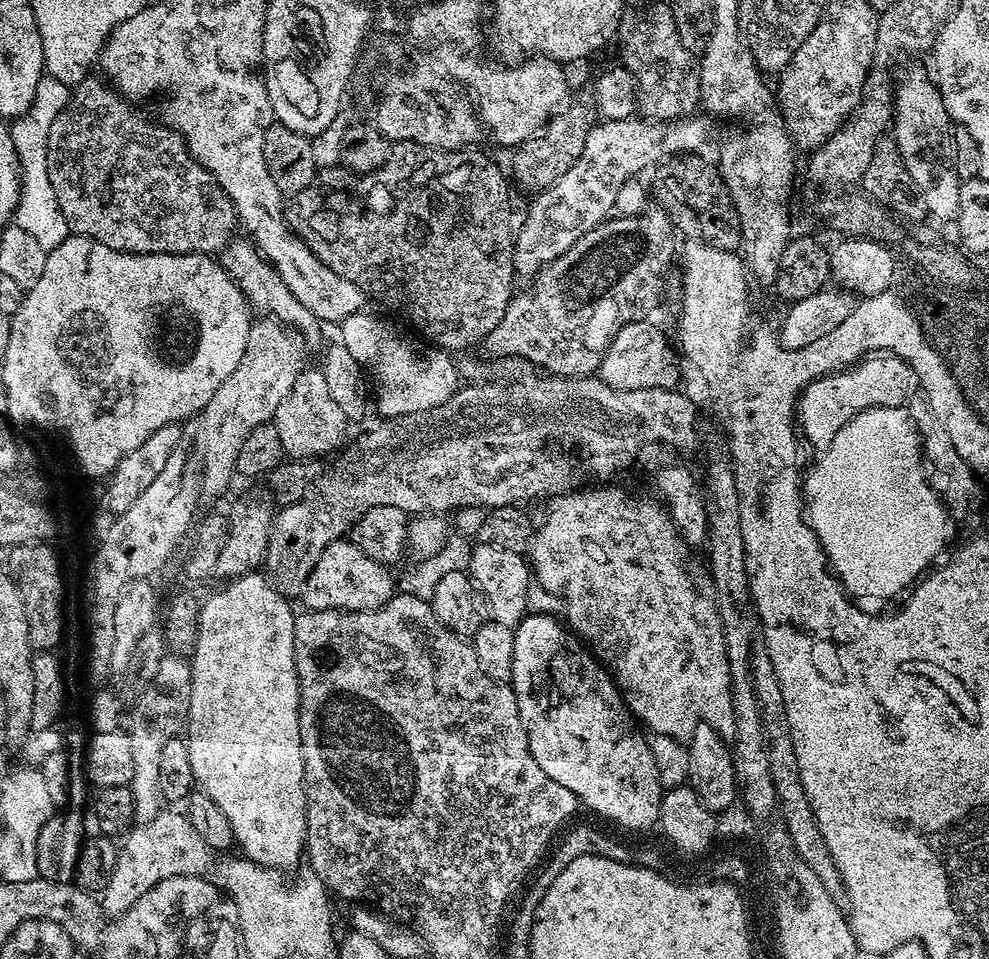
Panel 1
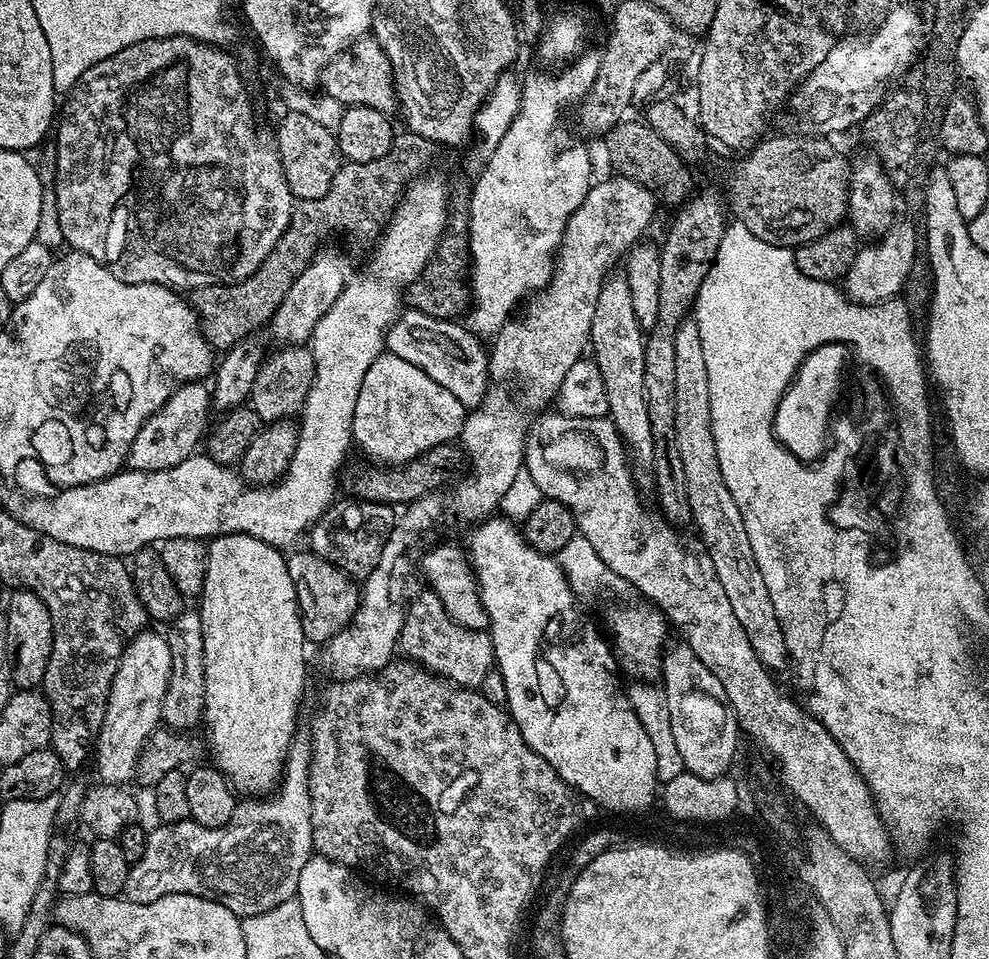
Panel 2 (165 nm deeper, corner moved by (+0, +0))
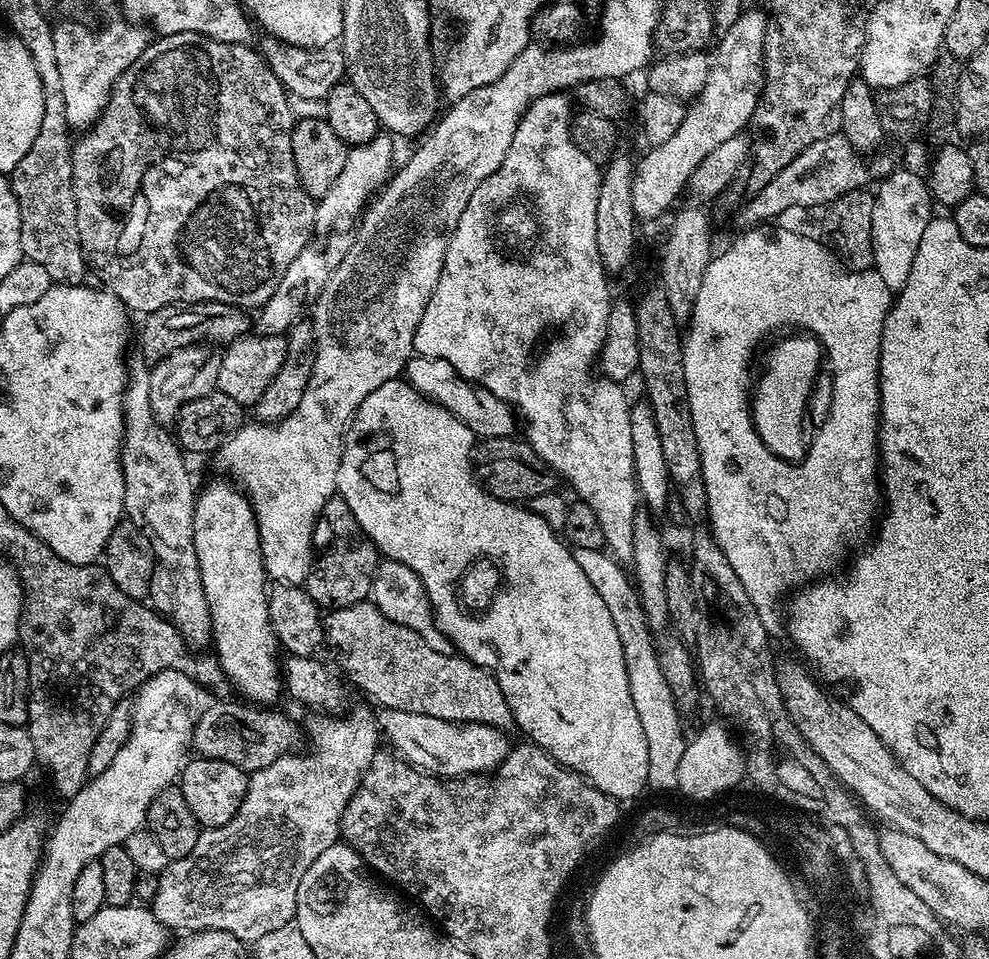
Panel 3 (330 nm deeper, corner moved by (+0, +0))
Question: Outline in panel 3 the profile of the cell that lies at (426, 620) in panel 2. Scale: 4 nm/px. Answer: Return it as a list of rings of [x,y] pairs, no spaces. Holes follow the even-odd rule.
[[[371,599],[359,600],[349,608],[329,611],[324,620],[324,635],[327,643],[332,643],[340,651],[340,664],[344,667],[345,674],[362,688],[366,695],[373,696],[380,708],[430,714],[430,718],[452,720],[455,724],[485,724],[505,730],[513,727],[510,706],[498,686],[496,677],[488,669],[459,654],[447,656],[446,653],[431,648],[433,645],[421,638],[414,629],[386,618]]]

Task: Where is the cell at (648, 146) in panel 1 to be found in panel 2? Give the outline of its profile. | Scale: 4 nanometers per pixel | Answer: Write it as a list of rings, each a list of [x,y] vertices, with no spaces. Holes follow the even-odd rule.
[[[899,4],[884,13],[884,19],[869,31],[873,31],[869,36],[849,35],[837,40],[830,54],[797,83],[790,96],[790,105],[797,118],[808,127],[805,129],[828,138],[833,135],[831,132],[844,132],[855,124],[856,127],[863,125],[881,99],[884,83],[906,71],[912,59],[917,59],[922,48],[920,16],[910,5]]]

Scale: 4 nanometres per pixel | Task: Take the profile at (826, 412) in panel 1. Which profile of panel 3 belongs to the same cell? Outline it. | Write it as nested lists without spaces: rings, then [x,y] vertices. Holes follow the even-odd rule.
[[[811,334],[788,336],[780,340],[768,352],[768,361],[764,364],[764,373],[760,381],[754,384],[752,420],[766,447],[783,460],[796,462],[805,455],[804,411],[808,408],[808,395],[812,392],[812,383],[816,380],[816,371],[822,360],[822,345]]]

